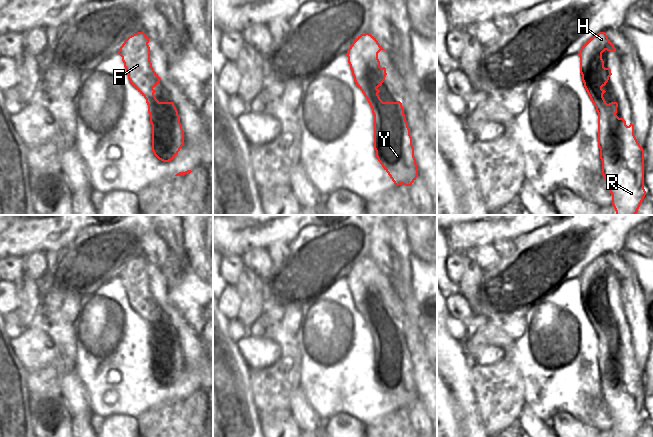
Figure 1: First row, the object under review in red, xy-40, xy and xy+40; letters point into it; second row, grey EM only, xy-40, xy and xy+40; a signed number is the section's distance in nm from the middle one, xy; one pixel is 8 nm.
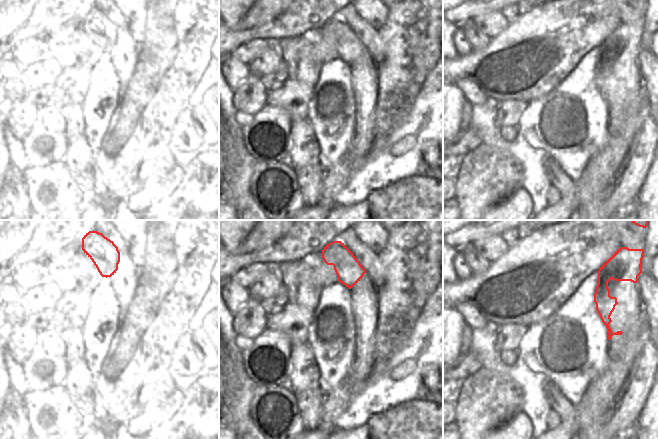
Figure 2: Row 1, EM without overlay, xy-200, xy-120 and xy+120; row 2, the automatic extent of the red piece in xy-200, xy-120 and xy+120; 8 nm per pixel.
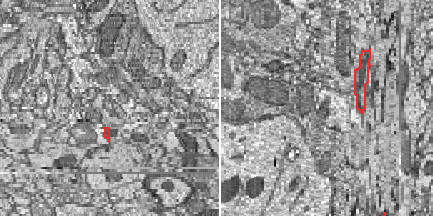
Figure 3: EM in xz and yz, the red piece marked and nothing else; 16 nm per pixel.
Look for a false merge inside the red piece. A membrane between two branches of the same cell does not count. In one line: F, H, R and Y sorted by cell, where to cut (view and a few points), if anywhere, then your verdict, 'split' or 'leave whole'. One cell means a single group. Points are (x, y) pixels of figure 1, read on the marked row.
F H R Y | no cut | leave whole

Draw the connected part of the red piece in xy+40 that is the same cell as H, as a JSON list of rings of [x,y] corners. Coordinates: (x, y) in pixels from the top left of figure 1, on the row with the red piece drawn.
[[[599,32],[590,38],[580,49],[580,73],[584,87],[598,113],[598,147],[602,161],[602,175],[610,187],[612,205],[616,215],[636,215],[645,195],[644,189],[644,150],[634,135],[634,125],[629,126],[617,113],[617,102],[606,103],[602,89],[612,75],[610,68],[604,67],[602,53],[607,50],[616,52],[616,48],[605,32]]]

